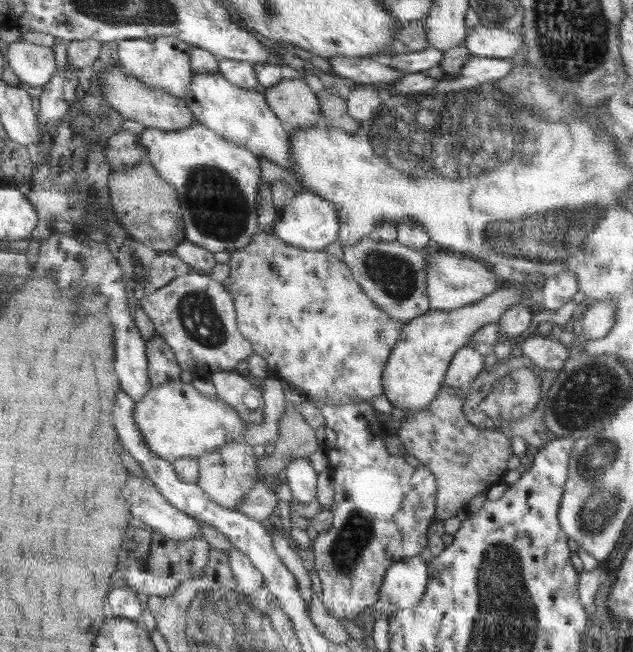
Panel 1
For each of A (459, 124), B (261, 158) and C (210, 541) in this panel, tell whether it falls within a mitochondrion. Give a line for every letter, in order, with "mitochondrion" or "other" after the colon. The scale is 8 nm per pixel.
A: mitochondrion
B: other
C: other

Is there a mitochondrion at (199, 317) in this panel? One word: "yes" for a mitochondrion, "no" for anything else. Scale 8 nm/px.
yes

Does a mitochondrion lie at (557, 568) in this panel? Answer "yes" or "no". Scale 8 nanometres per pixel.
no

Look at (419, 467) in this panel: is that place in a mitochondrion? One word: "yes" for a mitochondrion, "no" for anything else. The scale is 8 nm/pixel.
no

